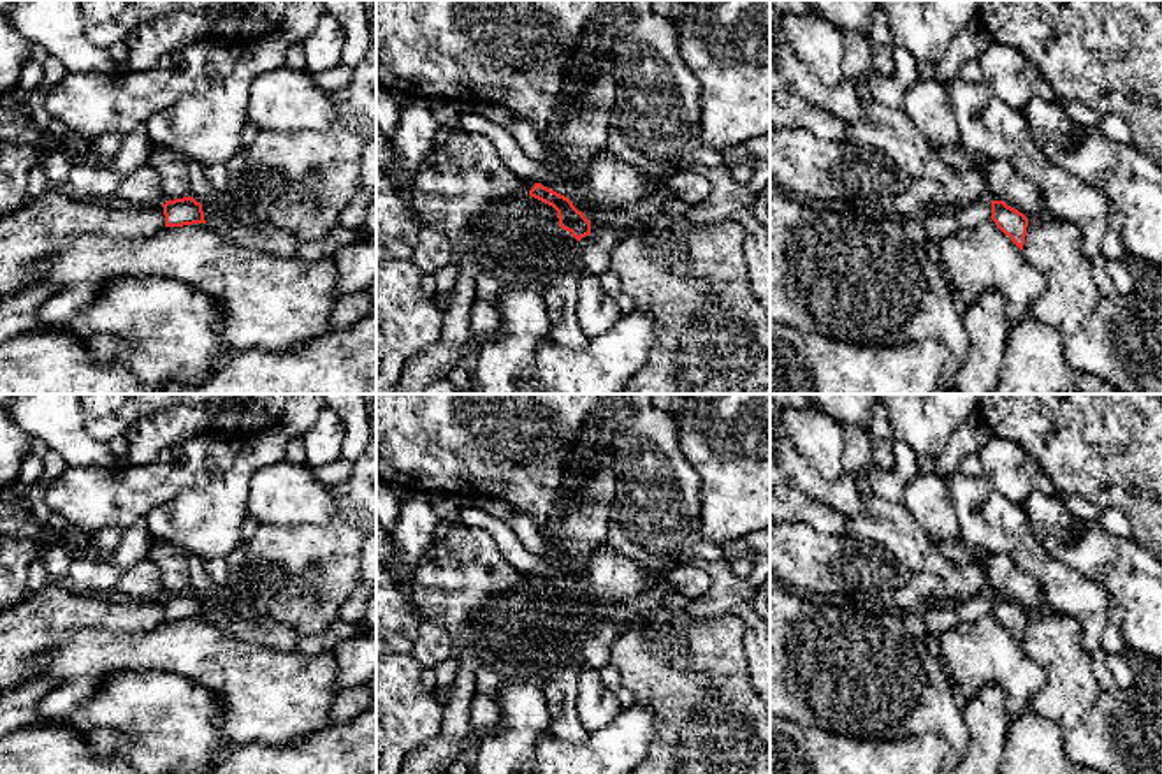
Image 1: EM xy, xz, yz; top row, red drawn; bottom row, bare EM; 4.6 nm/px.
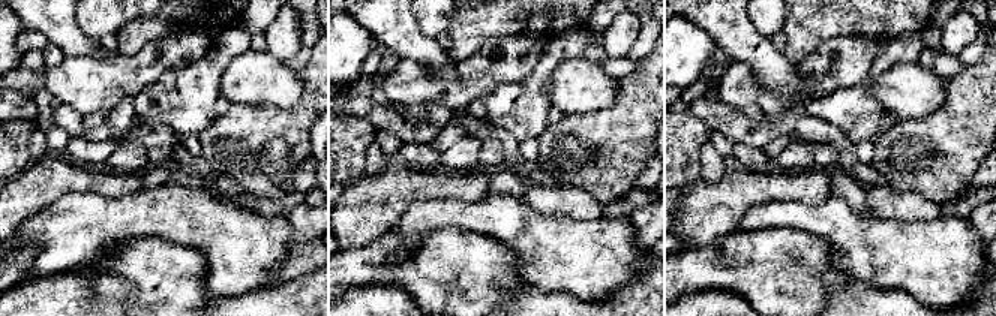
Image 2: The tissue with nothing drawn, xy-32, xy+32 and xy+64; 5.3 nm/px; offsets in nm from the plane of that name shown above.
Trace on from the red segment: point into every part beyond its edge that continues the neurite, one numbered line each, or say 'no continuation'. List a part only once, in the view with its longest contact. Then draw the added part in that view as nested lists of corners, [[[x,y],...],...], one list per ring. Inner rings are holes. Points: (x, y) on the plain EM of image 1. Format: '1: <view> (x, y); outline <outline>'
no continuation

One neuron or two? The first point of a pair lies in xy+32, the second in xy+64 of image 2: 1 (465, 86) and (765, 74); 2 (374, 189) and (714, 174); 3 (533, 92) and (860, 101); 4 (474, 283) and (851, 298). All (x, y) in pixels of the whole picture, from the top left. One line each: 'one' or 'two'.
1: two
2: two
3: one
4: two

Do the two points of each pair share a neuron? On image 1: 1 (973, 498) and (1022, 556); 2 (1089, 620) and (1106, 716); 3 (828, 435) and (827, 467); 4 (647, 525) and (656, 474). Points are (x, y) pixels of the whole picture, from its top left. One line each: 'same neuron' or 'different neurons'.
1: same neuron
2: different neurons
3: same neuron
4: same neuron

